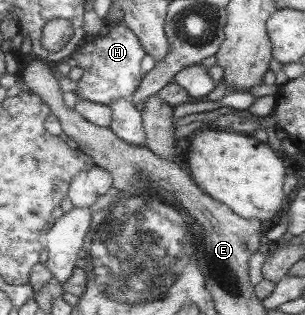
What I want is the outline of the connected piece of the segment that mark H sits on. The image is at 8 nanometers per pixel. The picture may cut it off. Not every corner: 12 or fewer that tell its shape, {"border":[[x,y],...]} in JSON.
{"border":[[125,26],[89,38],[70,57],[77,99],[130,102],[145,51]]}

